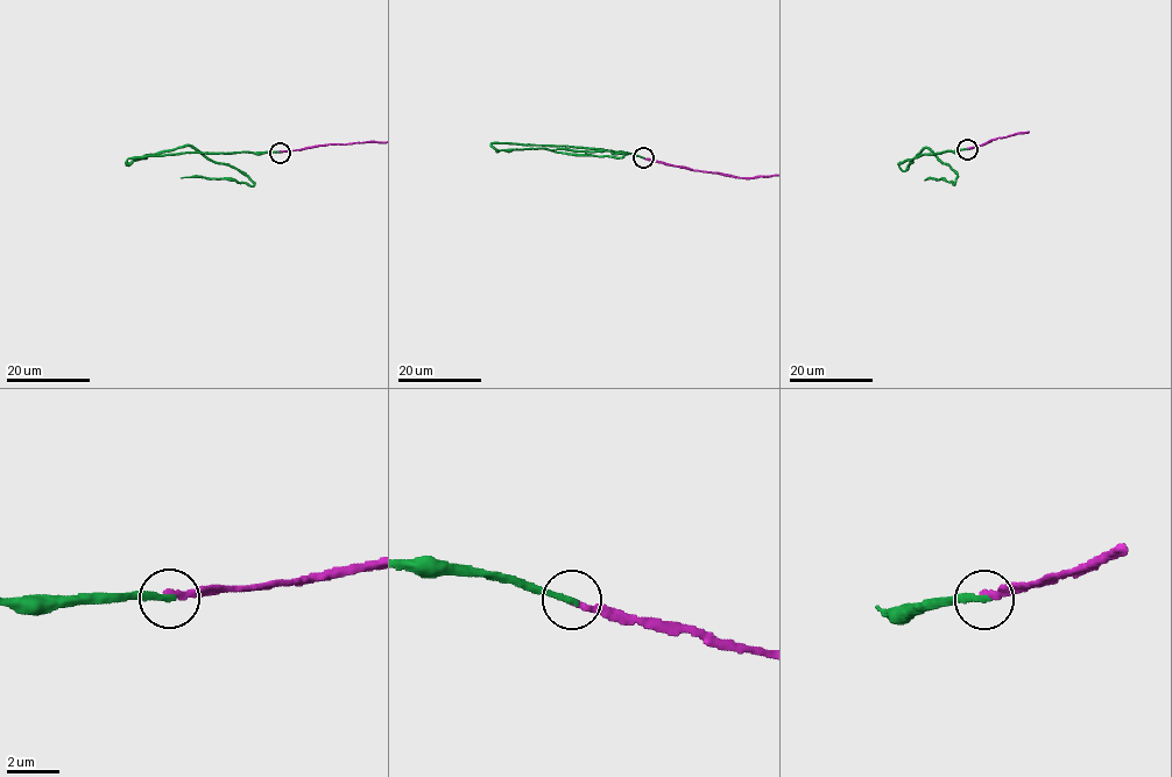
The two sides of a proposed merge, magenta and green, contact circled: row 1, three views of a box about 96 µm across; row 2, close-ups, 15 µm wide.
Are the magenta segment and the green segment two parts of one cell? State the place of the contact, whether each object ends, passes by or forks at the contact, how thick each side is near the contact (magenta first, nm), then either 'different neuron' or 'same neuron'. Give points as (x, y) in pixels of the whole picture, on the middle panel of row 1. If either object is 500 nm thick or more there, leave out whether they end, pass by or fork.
at (643, 157); magenta ends there; green ends there; 240 nm thick on the magenta side, 240 nm on the other; same neuron

